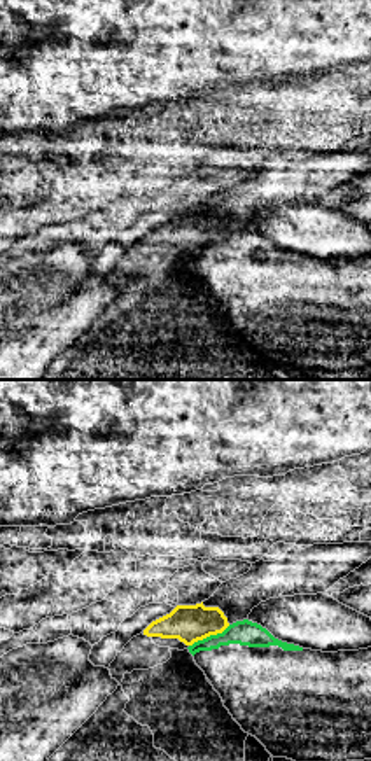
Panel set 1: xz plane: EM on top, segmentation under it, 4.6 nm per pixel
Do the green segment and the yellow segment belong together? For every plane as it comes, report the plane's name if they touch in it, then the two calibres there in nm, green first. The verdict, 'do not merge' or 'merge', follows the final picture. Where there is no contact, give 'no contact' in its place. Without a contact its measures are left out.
xz | 120/180 nm

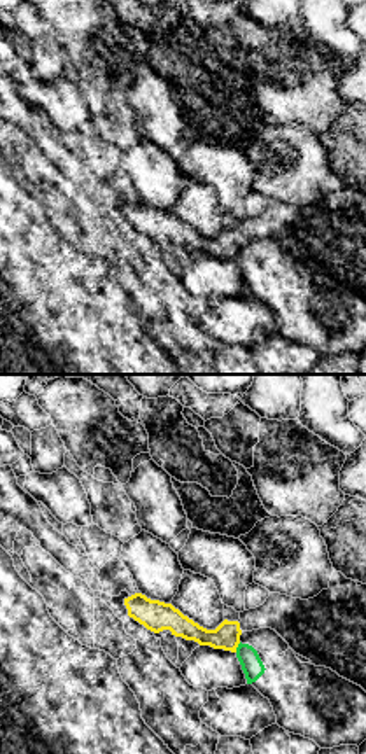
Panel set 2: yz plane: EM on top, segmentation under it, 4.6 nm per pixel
yz | 100/120 nm

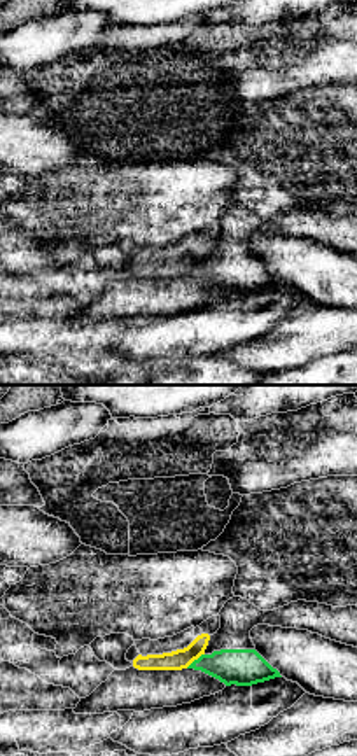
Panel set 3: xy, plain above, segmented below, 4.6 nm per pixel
xy | 180/90 nm

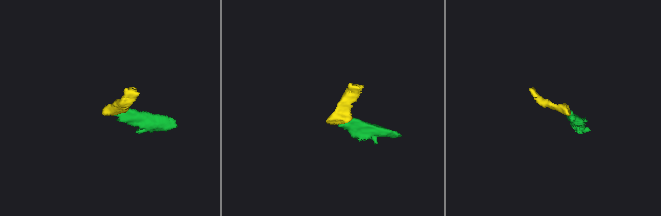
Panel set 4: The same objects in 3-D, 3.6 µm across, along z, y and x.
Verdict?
do not merge

